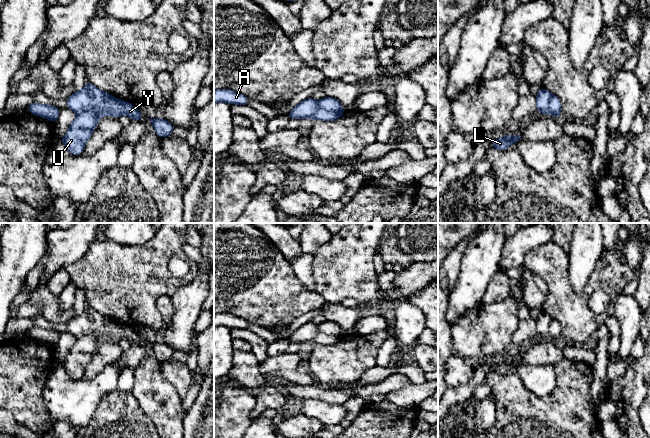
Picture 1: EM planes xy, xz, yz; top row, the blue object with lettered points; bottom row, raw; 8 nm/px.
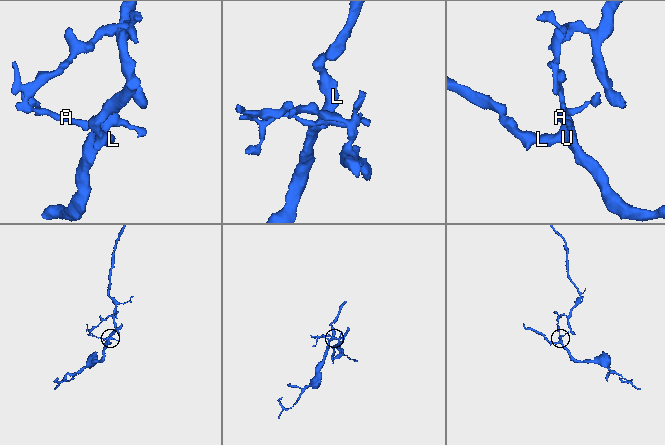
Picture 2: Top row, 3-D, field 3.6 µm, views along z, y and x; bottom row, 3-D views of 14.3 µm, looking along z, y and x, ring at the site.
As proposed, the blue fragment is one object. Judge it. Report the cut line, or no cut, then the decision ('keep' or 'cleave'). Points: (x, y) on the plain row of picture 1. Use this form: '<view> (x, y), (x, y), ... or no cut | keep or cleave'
xz (317, 325), (320, 330), (327, 334), (342, 333) | cleave

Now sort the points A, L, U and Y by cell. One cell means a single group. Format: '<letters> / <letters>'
A Y / L U

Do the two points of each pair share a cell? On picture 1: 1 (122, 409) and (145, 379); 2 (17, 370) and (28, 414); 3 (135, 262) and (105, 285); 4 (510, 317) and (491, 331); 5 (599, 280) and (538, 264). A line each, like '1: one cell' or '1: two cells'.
1: two cells
2: one cell
3: one cell
4: one cell
5: one cell

